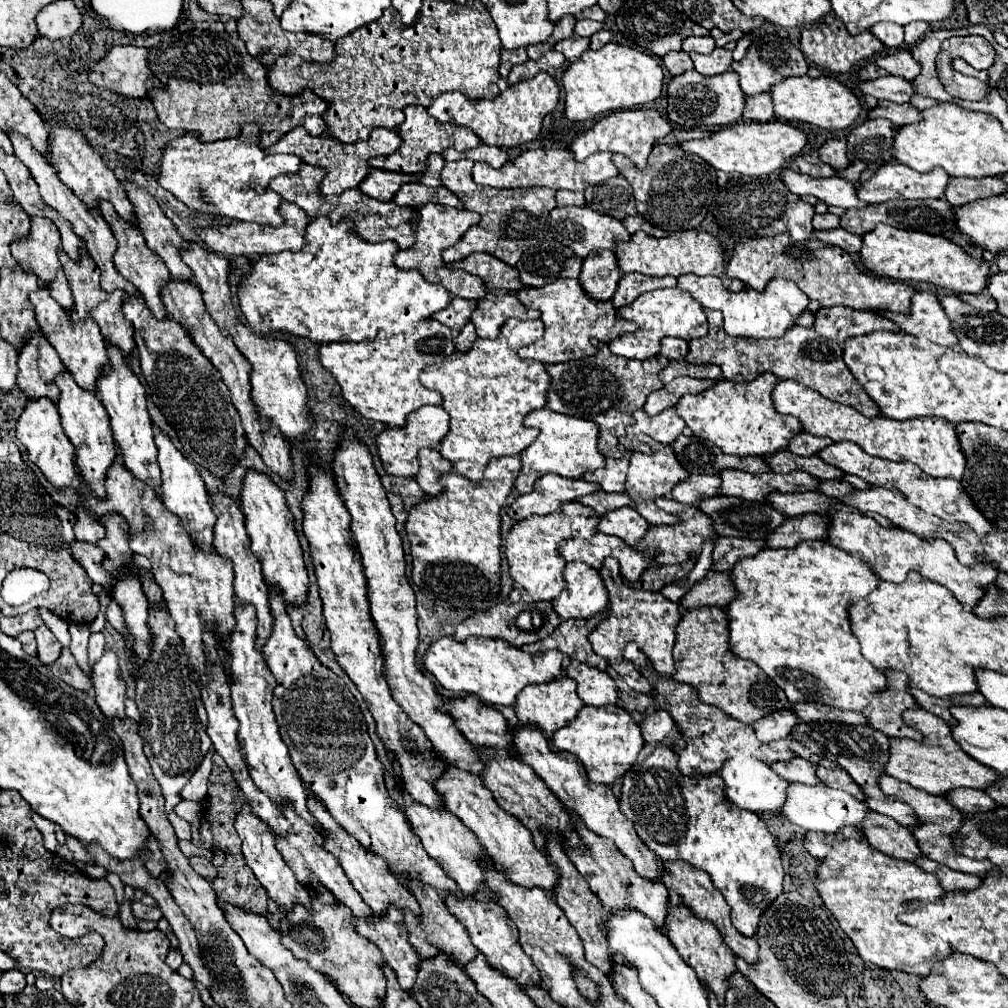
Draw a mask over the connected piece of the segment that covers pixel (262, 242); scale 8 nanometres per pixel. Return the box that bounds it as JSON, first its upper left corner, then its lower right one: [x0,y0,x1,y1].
[199,202,311,256]

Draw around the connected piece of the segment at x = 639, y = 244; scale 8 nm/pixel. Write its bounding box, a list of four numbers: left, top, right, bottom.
[615,230,745,292]

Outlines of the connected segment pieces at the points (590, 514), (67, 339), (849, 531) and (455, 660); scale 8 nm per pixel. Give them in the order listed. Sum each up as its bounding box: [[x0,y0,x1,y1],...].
[[505,500,601,602],[31,286,107,390],[829,512,999,610],[423,636,563,706]]

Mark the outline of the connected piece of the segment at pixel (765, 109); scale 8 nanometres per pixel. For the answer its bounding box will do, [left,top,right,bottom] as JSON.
[743,94,775,122]

